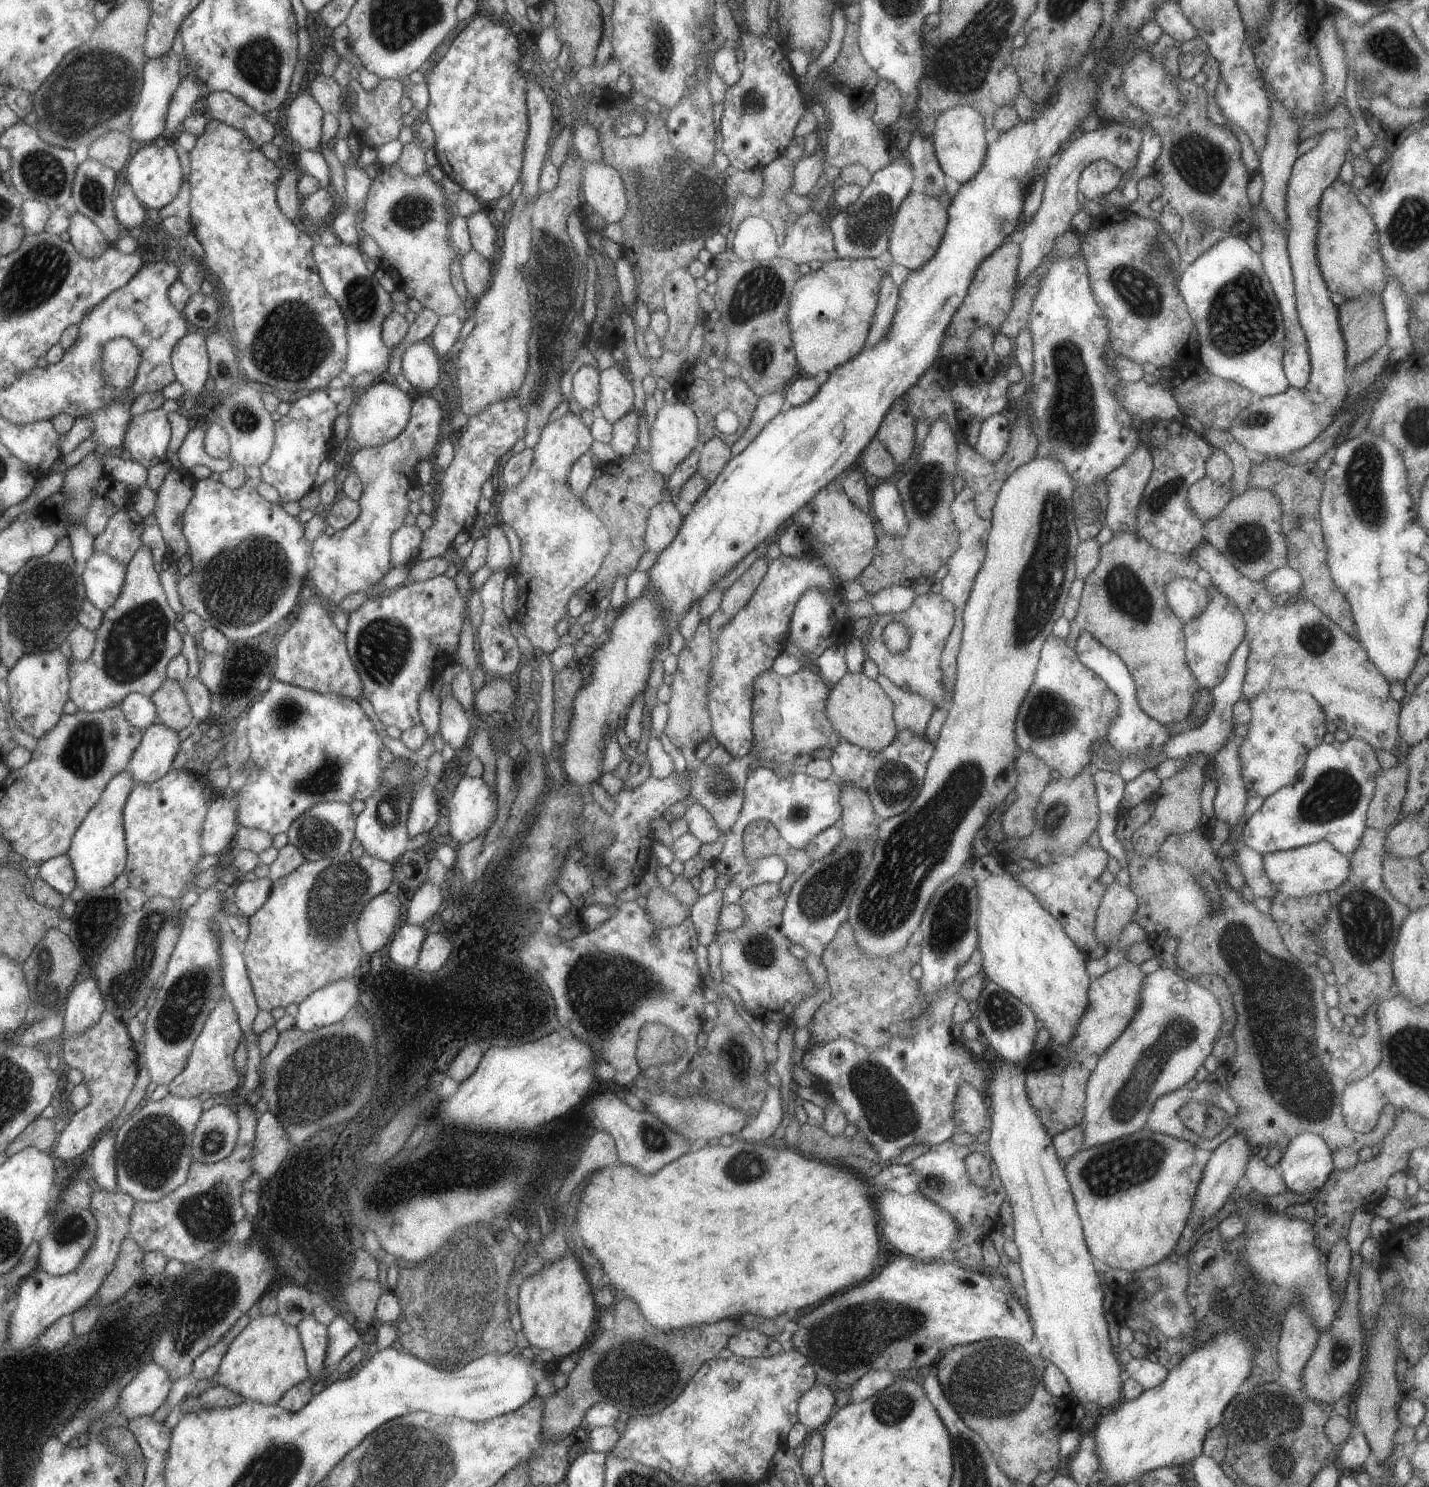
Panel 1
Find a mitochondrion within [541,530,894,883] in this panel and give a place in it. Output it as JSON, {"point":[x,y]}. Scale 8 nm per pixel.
{"point":[720,786]}

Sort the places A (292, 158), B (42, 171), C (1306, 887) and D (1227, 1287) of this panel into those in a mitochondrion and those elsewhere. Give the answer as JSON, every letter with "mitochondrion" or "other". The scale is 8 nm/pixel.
{"A":"other","B":"mitochondrion","C":"other","D":"mitochondrion"}

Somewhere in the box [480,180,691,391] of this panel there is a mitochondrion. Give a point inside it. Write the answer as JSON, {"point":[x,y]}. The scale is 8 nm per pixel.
{"point":[549,245]}

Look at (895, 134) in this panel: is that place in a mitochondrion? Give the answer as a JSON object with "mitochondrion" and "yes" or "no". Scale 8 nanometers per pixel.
{"mitochondrion":"no"}

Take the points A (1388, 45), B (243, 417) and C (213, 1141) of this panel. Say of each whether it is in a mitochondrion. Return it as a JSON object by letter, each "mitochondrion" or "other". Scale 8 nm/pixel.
{"A":"mitochondrion","B":"mitochondrion","C":"mitochondrion"}

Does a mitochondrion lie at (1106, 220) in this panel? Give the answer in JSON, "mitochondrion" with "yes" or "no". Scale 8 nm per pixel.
{"mitochondrion":"no"}

